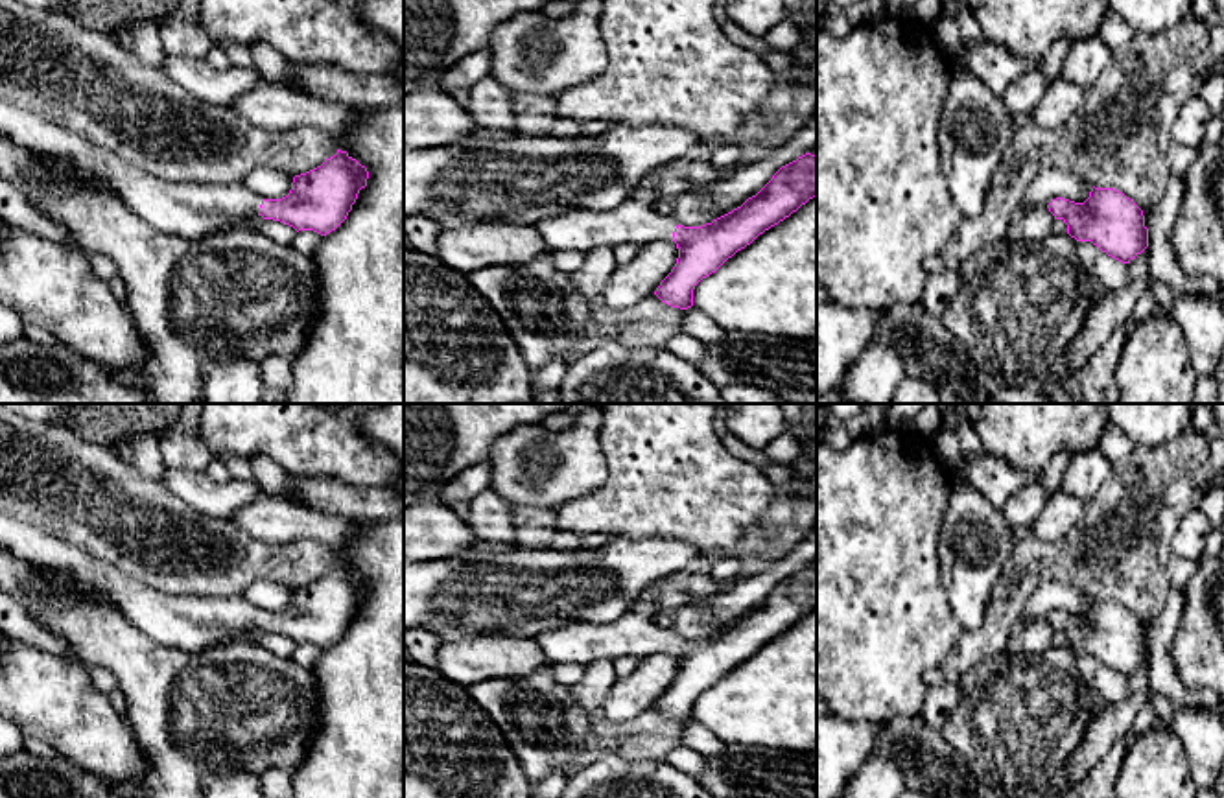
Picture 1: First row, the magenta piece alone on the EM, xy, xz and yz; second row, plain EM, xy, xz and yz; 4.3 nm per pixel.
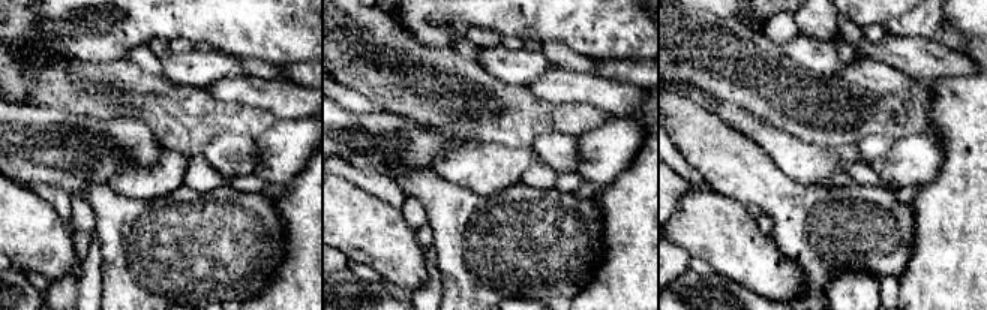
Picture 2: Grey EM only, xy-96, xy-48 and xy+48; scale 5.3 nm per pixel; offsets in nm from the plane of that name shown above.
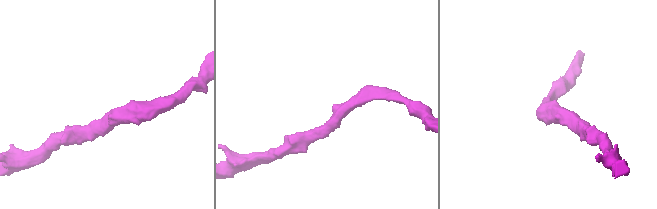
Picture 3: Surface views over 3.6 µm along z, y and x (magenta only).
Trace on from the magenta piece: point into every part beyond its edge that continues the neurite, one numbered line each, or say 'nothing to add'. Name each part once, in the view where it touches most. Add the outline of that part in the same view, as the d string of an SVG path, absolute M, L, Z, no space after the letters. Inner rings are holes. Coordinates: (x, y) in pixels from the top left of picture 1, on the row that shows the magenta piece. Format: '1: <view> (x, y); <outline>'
1: xy (190, 211); M0 100L0 133L18 144L41 153L59 153L77 158L85 168L105 179L125 205L149 227L184 238L199 240L208 234L234 227L240 217L253 217L264 197L251 192L243 182L234 184L205 184L205 182L170 182L149 171L133 166L116 153L103 149L74 133L57 127L41 116L9 105Z

